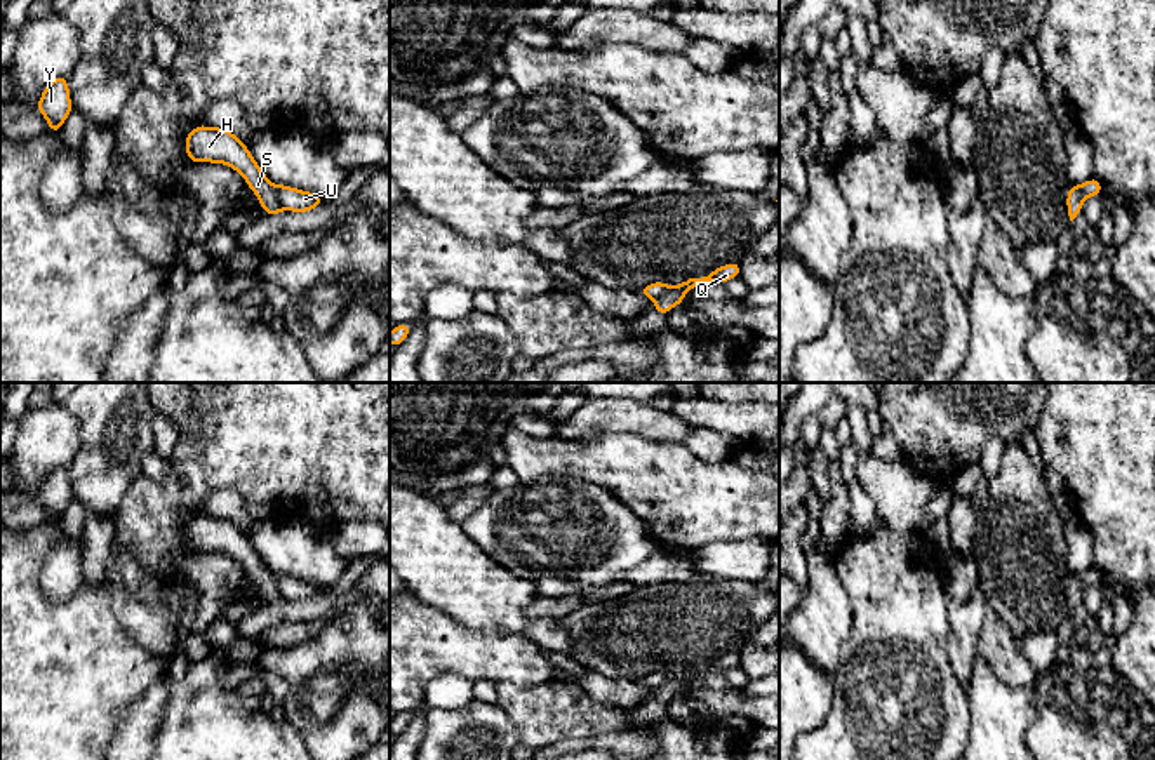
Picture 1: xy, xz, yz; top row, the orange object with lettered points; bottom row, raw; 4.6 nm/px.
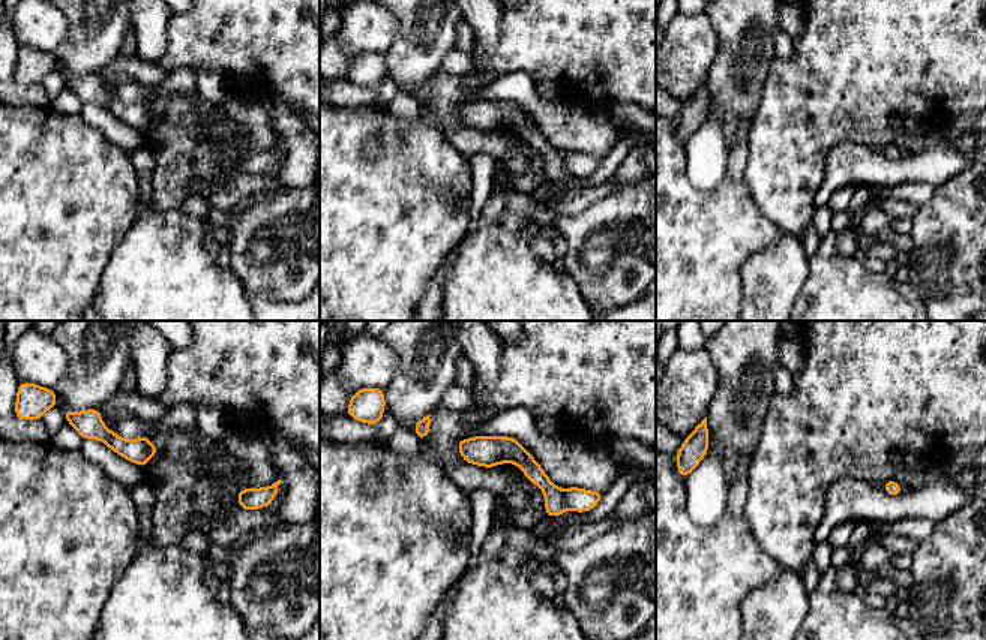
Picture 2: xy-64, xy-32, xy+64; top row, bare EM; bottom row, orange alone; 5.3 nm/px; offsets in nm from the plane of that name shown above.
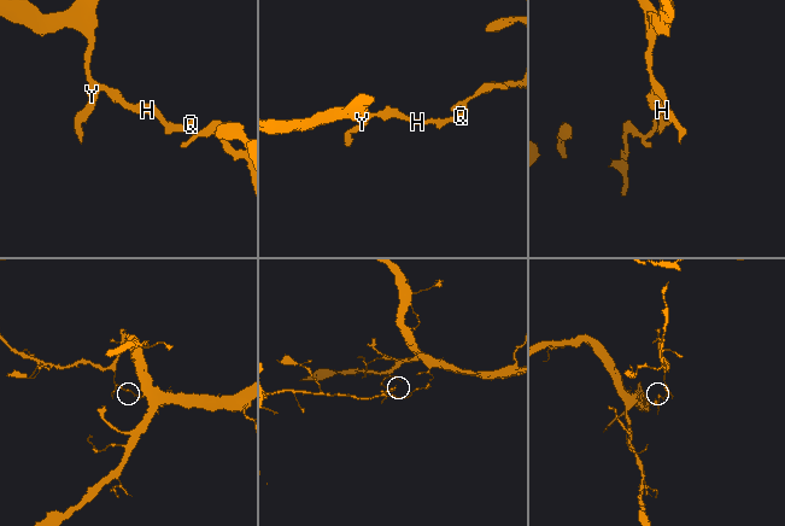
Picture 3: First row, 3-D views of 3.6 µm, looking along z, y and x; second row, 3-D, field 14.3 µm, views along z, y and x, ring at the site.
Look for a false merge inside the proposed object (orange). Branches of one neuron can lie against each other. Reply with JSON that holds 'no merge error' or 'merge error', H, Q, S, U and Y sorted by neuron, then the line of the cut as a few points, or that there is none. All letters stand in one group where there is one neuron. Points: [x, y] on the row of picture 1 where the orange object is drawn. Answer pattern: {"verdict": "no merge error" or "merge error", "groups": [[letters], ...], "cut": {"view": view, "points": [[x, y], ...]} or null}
{"verdict": "merge error", "groups": [["H", "S", "Y"], ["Q", "U"]], "cut": {"view": "xy", "points": [[273, 186], [284, 209]]}}

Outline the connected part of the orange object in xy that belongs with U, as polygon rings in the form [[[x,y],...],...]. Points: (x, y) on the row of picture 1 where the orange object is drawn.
[[[277,184],[275,190],[284,210],[308,212],[324,202],[324,197],[292,186]]]

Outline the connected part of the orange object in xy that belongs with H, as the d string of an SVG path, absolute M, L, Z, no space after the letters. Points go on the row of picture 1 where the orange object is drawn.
M200 123L188 132L184 148L190 162L224 163L237 170L257 197L266 216L284 210L275 184L270 183L249 148L233 132Z

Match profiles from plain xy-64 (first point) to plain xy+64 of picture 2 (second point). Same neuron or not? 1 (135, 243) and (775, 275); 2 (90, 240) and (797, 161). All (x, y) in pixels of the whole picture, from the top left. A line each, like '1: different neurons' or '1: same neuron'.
1: different neurons
2: different neurons

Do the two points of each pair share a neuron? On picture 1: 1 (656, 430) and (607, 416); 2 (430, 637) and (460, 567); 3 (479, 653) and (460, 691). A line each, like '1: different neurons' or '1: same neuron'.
1: same neuron
2: different neurons
3: different neurons

